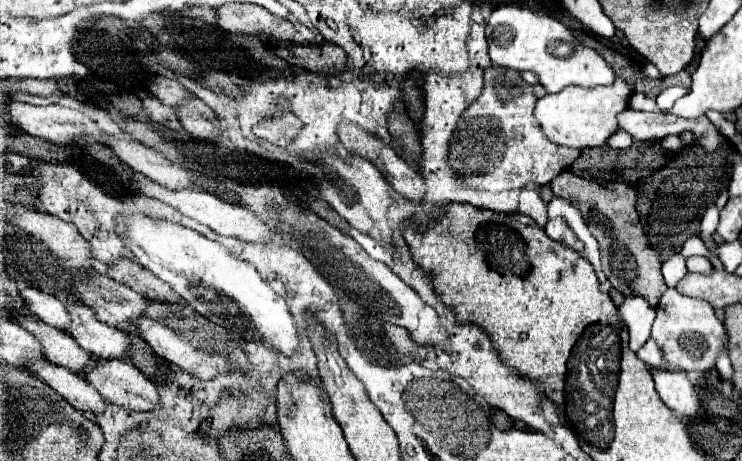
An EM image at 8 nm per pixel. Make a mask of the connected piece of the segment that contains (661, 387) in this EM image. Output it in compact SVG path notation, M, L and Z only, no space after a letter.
M651 370L655 388L661 400L683 418L697 418L701 412L701 400L695 386L689 382L685 372L663 372Z

